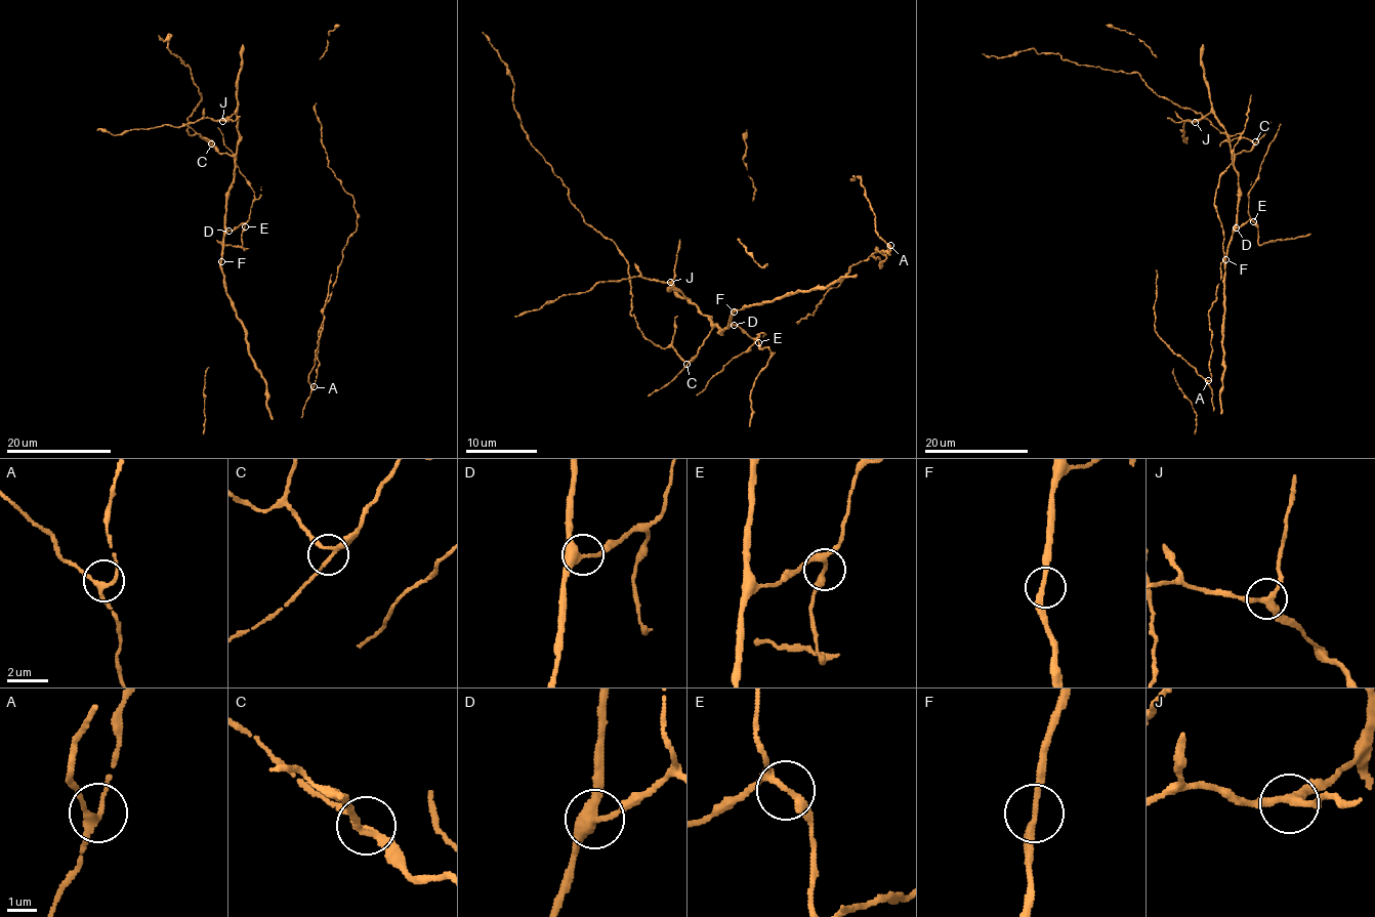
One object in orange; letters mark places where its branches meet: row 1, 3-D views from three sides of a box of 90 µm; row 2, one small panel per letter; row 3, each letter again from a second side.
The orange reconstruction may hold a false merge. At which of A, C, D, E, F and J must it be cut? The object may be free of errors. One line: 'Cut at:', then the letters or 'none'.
Cut at: none

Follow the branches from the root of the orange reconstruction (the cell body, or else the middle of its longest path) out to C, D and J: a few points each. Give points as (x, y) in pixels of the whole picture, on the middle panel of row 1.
C: (761, 303), (732, 311), (723, 330), (718, 332), (720, 329), (713, 325), (698, 352), (686, 364)
D: (761, 303), (732, 311), (728, 321), (734, 325)
J: (761, 303), (732, 311), (727, 327), (718, 332), (720, 329), (711, 326), (711, 321), (670, 282)

